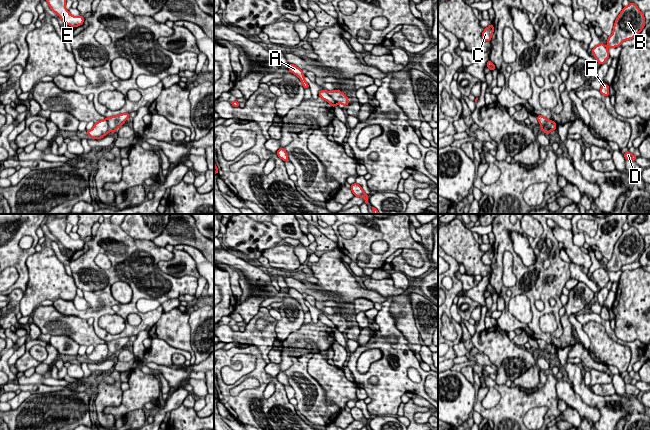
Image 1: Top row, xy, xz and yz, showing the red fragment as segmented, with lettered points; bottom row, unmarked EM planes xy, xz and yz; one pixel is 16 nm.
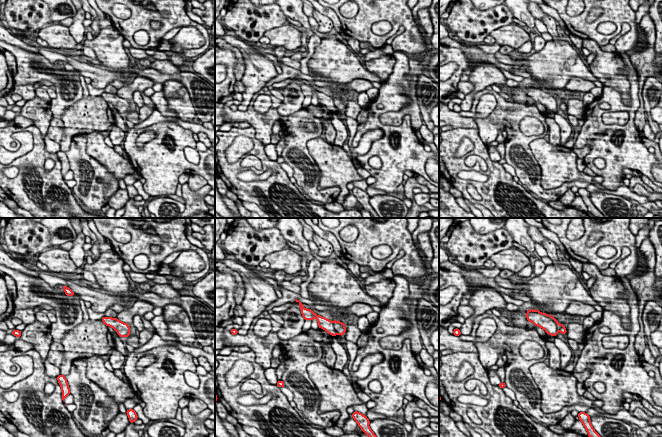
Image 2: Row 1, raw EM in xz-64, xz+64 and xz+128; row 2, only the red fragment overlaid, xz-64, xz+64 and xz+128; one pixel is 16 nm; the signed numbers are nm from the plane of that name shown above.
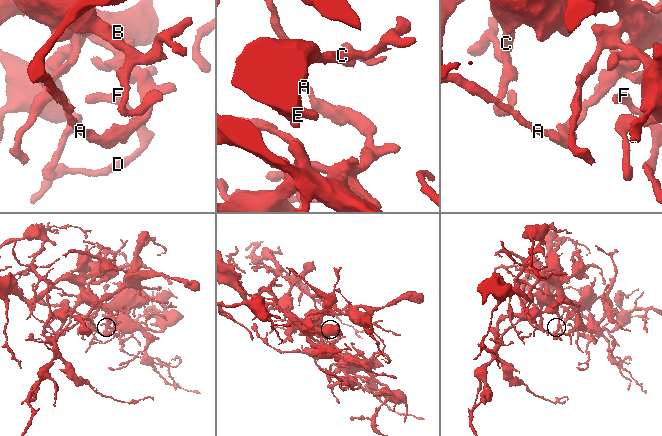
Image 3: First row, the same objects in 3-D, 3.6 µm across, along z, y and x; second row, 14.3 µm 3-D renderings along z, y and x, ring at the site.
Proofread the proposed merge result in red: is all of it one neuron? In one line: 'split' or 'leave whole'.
split

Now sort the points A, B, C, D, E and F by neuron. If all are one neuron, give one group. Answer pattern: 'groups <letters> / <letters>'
groups A / B C D E F

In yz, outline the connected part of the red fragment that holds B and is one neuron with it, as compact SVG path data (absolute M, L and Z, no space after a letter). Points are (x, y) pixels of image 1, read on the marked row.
M631 2L628 6L623 7L621 13L615 20L613 32L608 37L608 46L606 47L601 42L591 50L599 65L604 64L610 57L608 52L609 47L619 47L622 42L635 38L644 26L644 13L639 10L636 4Z

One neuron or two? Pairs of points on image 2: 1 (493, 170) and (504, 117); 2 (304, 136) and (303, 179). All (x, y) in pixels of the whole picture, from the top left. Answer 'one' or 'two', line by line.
1: two
2: one

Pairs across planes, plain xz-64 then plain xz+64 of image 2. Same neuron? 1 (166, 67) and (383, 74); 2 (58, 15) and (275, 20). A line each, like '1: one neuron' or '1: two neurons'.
1: one neuron
2: two neurons

